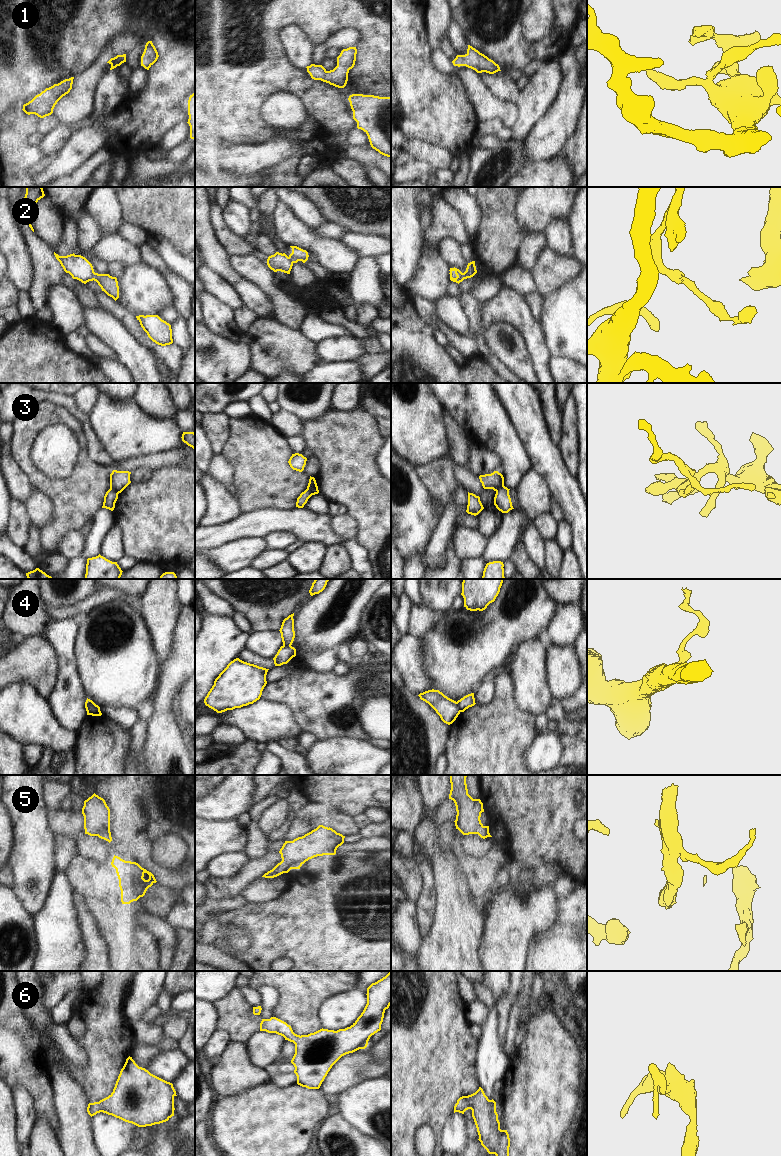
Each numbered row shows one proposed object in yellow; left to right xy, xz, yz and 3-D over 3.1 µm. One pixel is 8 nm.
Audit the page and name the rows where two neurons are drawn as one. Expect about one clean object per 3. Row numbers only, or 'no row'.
2, 3, 4

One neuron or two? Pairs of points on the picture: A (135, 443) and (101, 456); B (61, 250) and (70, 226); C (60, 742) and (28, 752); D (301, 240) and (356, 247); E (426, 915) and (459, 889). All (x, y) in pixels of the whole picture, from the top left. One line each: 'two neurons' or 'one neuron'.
A: two neurons
B: one neuron
C: two neurons
D: two neurons
E: two neurons

